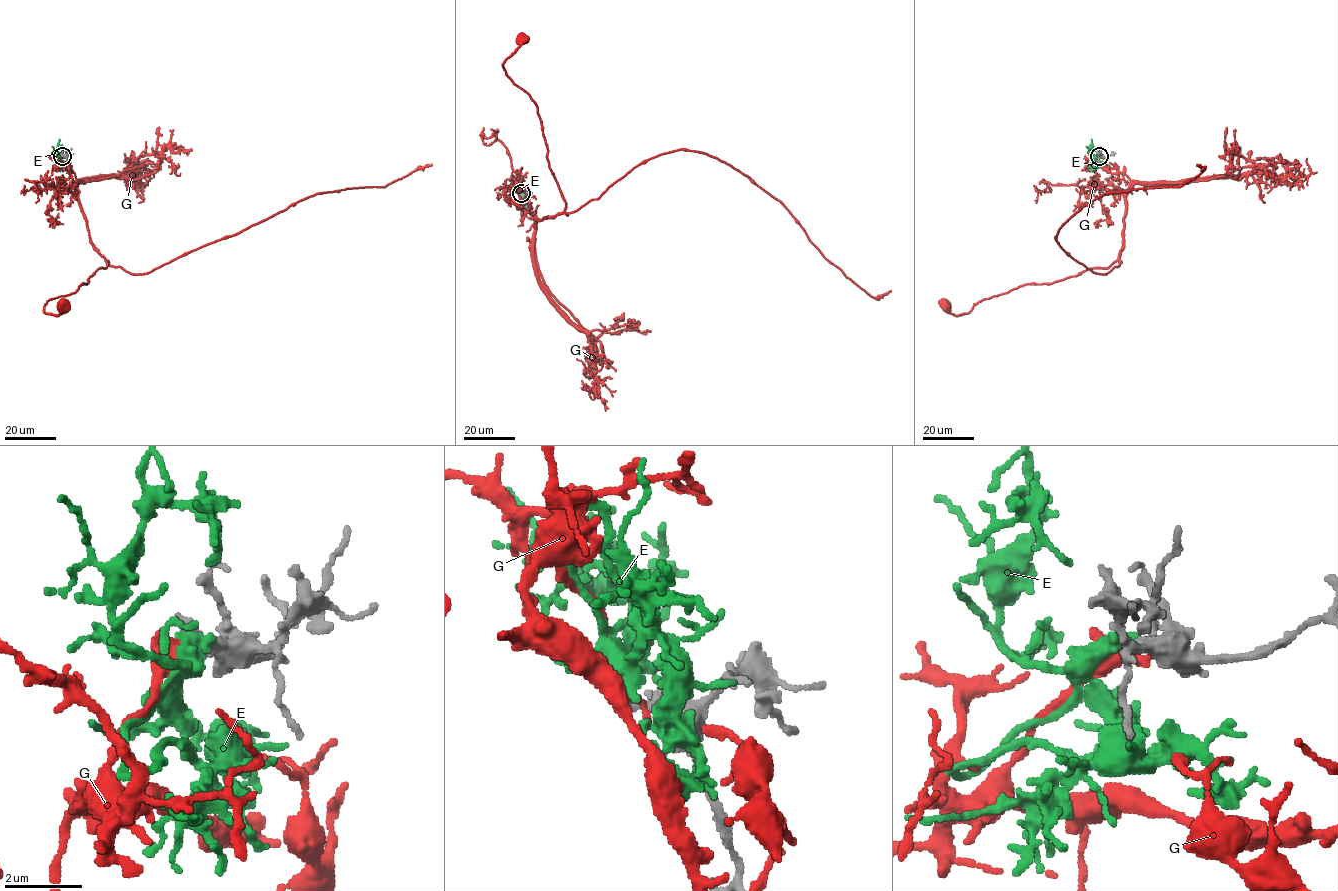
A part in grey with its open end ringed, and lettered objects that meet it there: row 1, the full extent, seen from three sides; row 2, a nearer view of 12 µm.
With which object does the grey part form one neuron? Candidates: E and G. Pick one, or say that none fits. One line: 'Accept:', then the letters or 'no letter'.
Accept: E

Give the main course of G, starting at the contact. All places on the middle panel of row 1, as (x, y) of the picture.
G: (520, 194), (535, 224), (564, 209), (549, 167), (537, 107), (503, 68), (522, 39)

